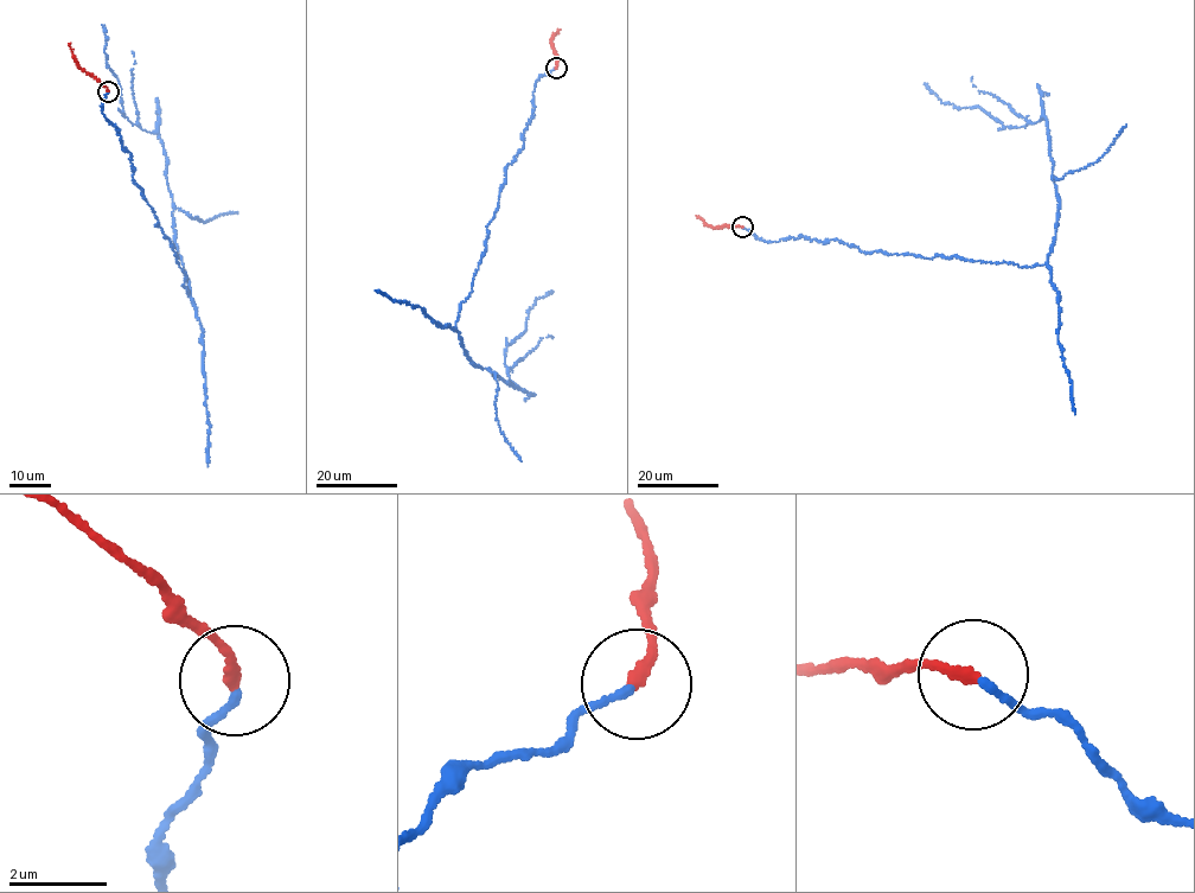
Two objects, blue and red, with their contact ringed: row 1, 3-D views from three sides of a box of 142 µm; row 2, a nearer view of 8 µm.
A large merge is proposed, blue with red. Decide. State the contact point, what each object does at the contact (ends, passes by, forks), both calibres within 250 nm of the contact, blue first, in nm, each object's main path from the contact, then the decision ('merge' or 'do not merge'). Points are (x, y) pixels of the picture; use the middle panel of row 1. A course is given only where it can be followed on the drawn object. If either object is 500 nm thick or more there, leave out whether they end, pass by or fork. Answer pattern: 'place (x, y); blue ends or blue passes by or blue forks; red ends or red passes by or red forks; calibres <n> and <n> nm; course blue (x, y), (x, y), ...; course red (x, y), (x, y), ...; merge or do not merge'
place (556, 68); blue ends; red ends; calibres 120 and 190 nm; course blue (556, 69), (536, 81), (523, 148), (505, 168), (459, 306), (473, 364), (515, 388), (504, 350), (553, 291); course red (556, 68), (551, 39), (558, 30); merge

